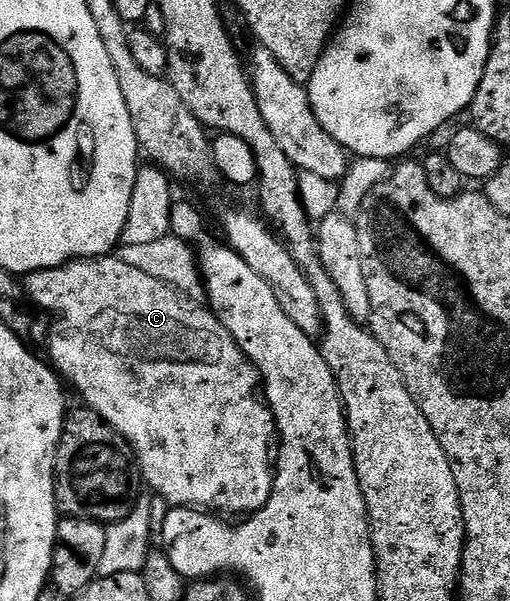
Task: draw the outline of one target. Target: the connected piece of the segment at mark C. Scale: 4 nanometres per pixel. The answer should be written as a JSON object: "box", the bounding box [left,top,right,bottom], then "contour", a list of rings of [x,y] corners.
{"box":[24,257,276,517],"contour":[[[117,257],[76,259],[73,263],[66,263],[62,267],[34,271],[24,279],[24,291],[28,299],[50,314],[49,362],[69,386],[71,383],[82,394],[81,402],[95,411],[125,440],[134,453],[141,482],[143,484],[146,482],[160,498],[167,499],[174,507],[213,509],[218,513],[231,511],[232,514],[238,515],[237,517],[246,517],[259,511],[266,504],[274,487],[275,468],[272,466],[272,444],[276,439],[274,414],[260,394],[260,376],[257,367],[247,359],[238,342],[228,333],[228,329],[224,329],[224,325],[213,313],[186,315],[185,309],[182,308],[182,299],[174,290],[171,284],[156,281],[156,277],[148,277],[148,273],[135,269],[132,265],[124,265],[124,261],[120,261]]]}

